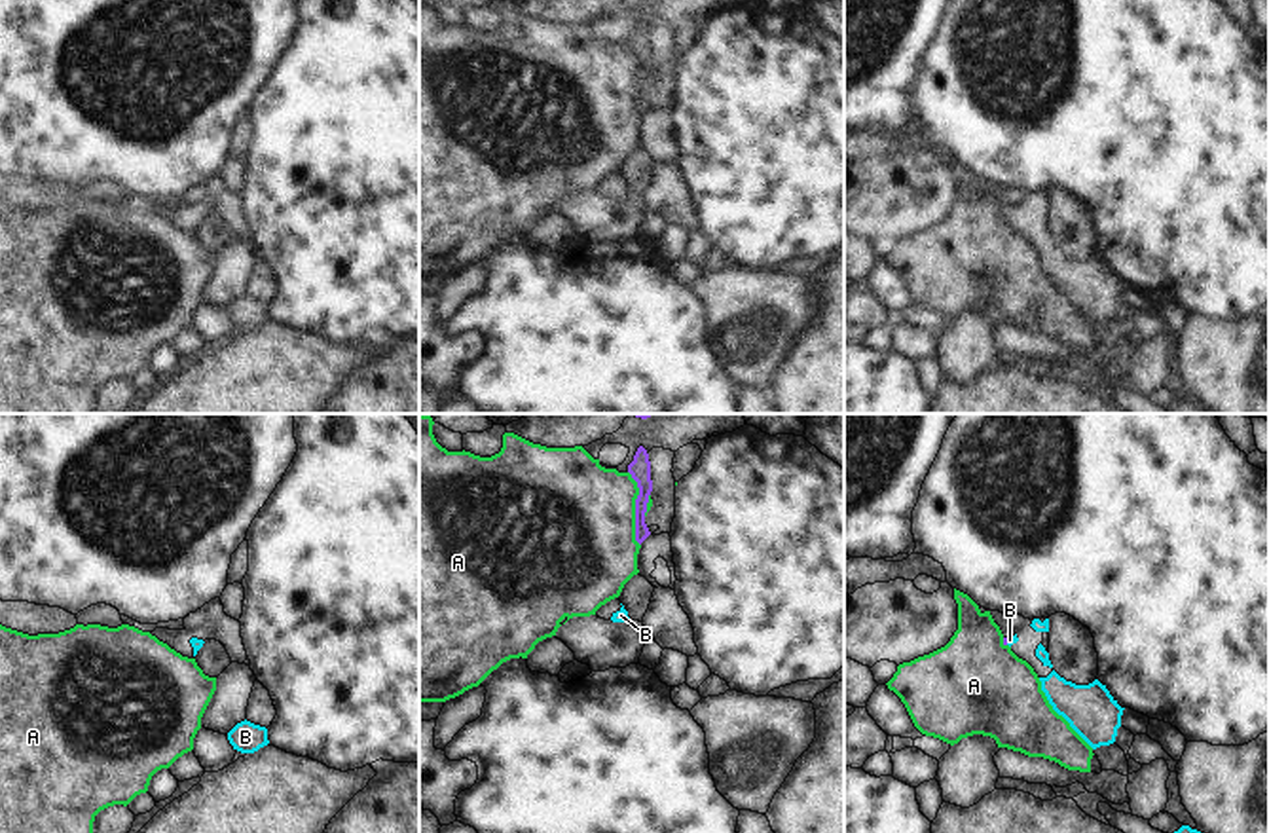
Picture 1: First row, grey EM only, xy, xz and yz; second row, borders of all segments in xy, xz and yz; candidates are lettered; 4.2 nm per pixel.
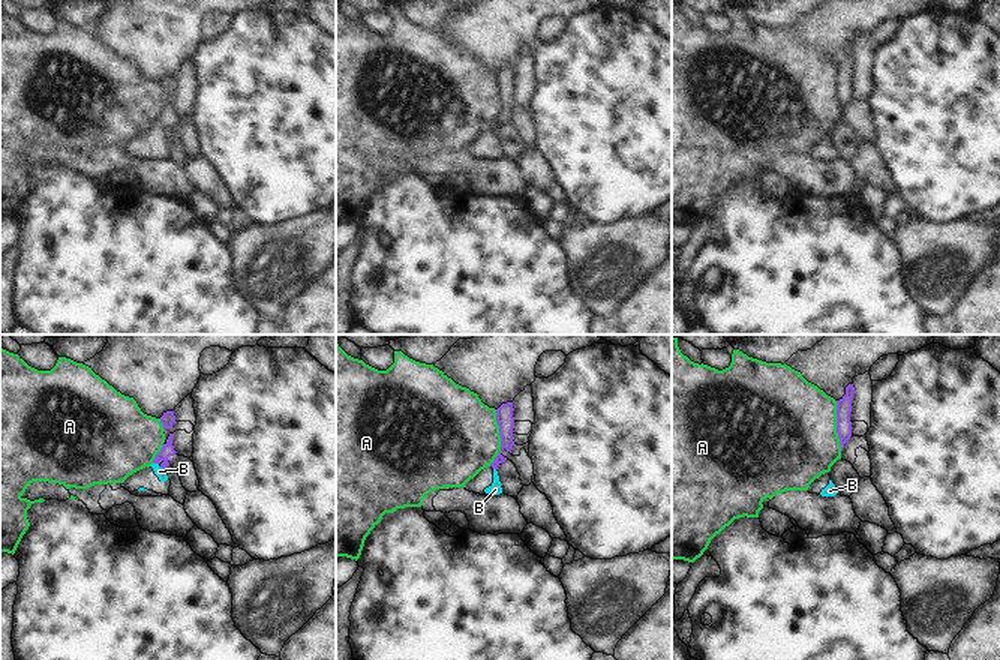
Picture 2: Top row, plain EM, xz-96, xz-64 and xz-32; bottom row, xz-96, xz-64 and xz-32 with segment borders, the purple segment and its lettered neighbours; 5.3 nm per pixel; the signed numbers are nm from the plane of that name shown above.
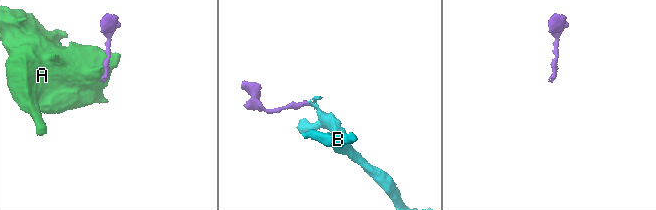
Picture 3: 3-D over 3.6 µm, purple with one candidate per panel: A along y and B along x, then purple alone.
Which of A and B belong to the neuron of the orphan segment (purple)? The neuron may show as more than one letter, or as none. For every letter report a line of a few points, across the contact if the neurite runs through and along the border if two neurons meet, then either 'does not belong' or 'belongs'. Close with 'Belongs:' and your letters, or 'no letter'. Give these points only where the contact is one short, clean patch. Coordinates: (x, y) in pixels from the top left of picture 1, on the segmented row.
A: does not belong
B: line yz (1004, 638), (1006, 642), (1010, 640); belongs
Belongs: B

